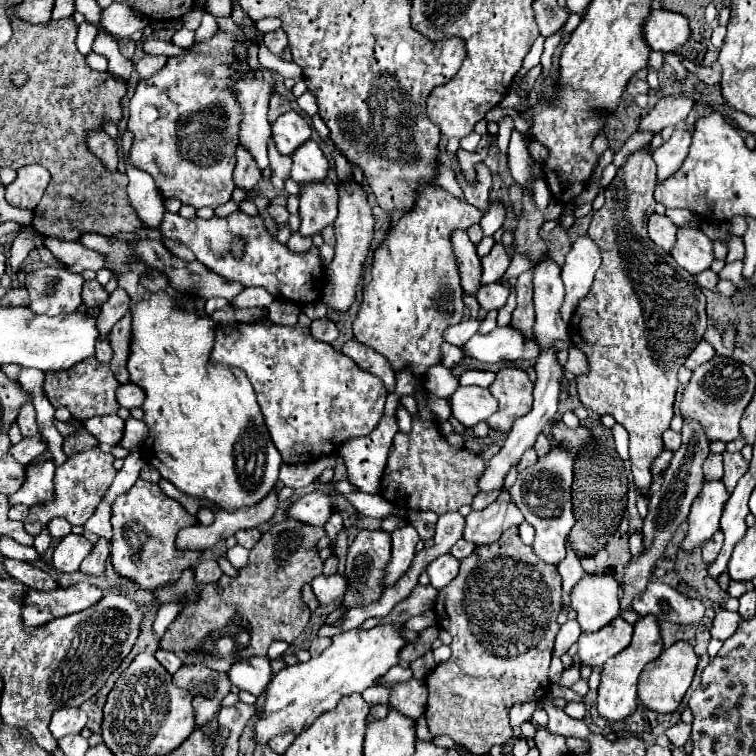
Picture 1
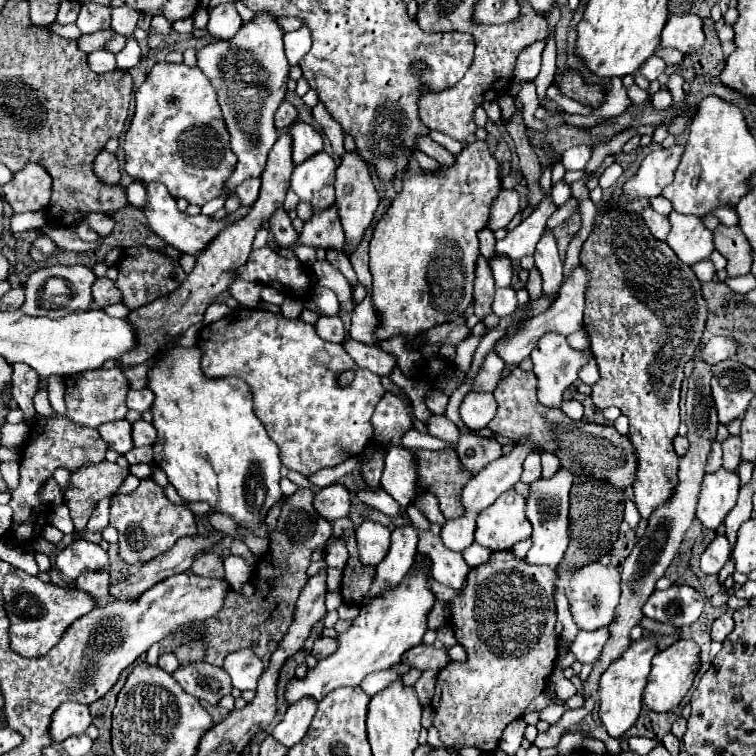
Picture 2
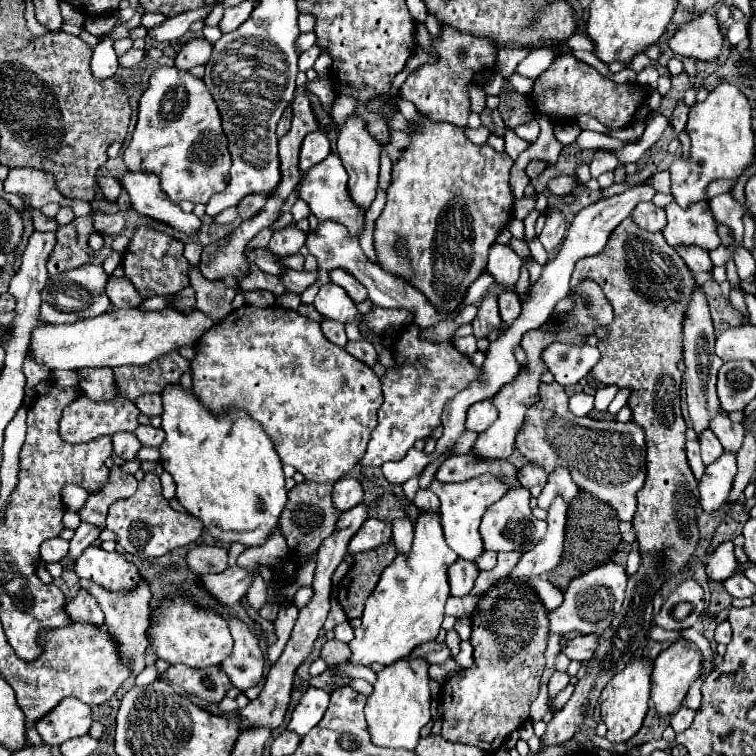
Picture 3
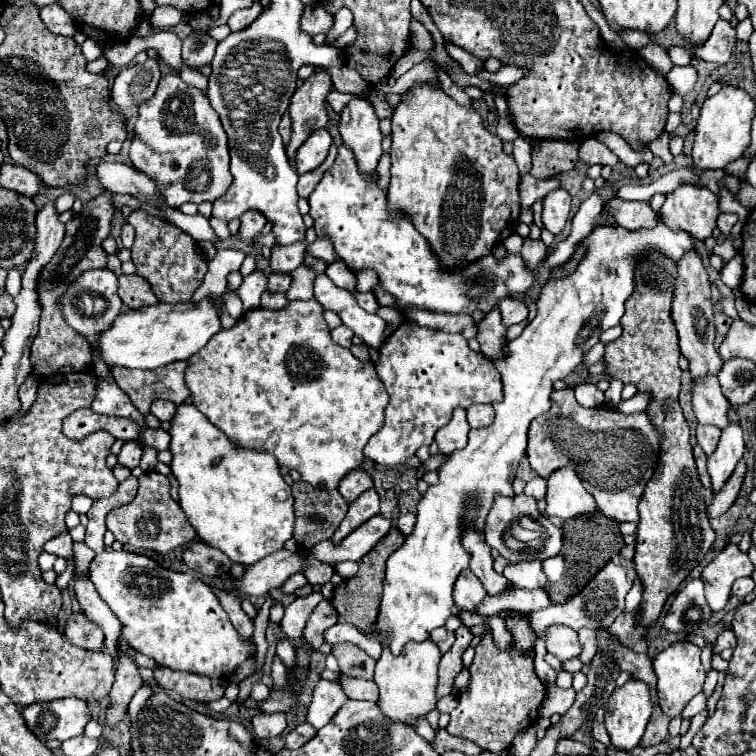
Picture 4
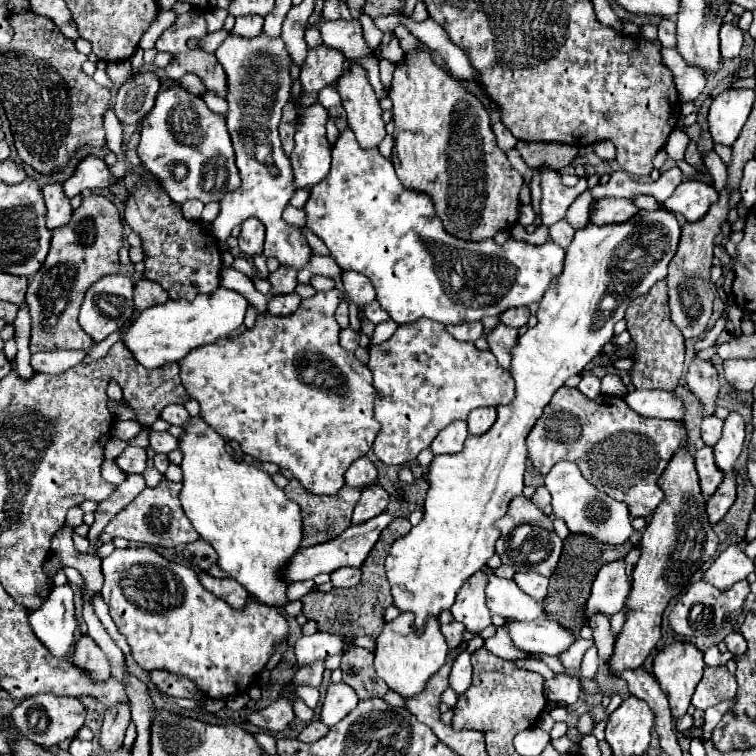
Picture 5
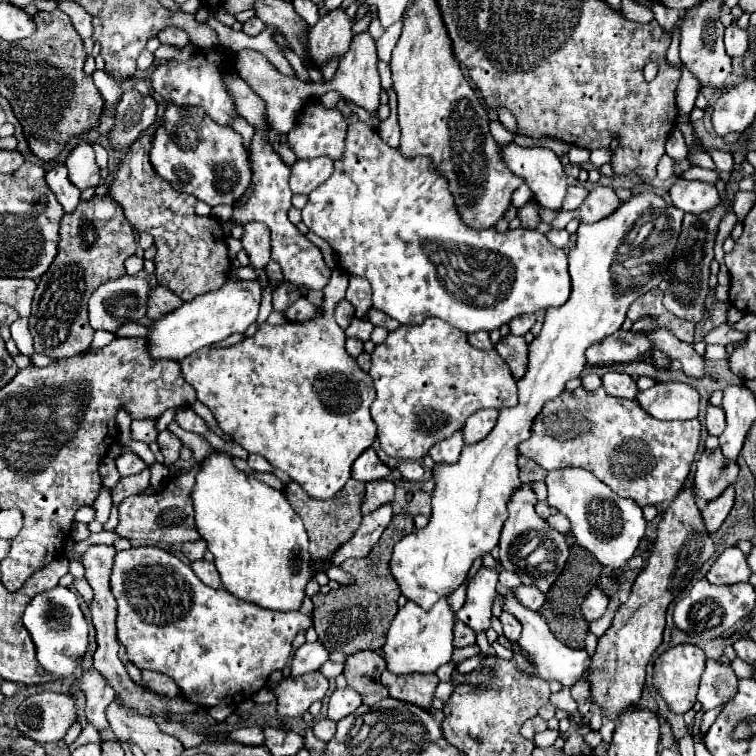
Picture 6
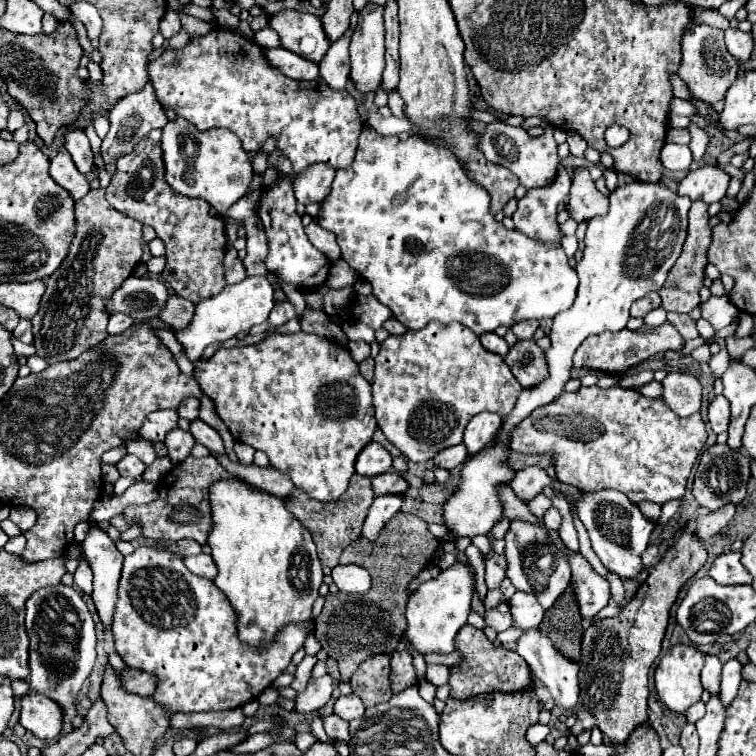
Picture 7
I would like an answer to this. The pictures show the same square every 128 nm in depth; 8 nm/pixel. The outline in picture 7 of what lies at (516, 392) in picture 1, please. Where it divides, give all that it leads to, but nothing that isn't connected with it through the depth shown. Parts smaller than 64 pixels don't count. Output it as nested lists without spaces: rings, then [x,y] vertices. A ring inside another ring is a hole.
[[[580,386],[580,390],[564,392],[556,402],[534,410],[520,426],[512,430],[510,448],[522,454],[552,452],[556,478],[580,490],[618,490],[626,494],[632,504],[648,500],[662,506],[668,500],[684,496],[690,470],[706,438],[708,432],[698,412],[688,418],[680,418],[662,398],[646,398],[638,390],[624,390],[620,386],[612,386],[608,390],[602,390],[598,386]]]

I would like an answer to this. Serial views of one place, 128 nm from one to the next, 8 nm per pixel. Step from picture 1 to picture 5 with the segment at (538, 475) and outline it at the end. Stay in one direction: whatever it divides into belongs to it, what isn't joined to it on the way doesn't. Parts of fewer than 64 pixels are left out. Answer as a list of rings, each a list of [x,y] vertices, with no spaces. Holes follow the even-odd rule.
[[[518,572],[514,576],[514,582],[520,586],[520,590],[528,596],[532,596],[536,602],[542,602],[548,590],[548,578],[536,576],[536,572]]]

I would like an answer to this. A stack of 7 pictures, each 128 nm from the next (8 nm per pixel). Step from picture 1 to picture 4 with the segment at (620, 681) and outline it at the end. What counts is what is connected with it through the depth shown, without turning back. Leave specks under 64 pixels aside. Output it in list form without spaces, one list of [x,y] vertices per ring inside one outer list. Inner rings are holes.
[[[628,680],[620,690],[614,690],[606,706],[606,730],[610,742],[618,750],[632,750],[640,744],[646,724],[652,714],[648,686],[640,680]]]

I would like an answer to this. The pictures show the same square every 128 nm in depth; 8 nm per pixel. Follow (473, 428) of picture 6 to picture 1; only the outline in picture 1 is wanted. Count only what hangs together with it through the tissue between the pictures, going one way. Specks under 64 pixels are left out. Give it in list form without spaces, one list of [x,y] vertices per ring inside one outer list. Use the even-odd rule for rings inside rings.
[[[458,386],[452,394],[452,416],[466,428],[474,428],[478,422],[488,420],[498,410],[498,400],[488,388]]]

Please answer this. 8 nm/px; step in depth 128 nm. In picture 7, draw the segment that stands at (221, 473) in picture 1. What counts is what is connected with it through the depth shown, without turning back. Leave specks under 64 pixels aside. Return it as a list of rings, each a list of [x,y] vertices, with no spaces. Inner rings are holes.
[[[236,478],[212,484],[210,504],[214,530],[208,536],[208,544],[212,548],[212,558],[218,566],[218,576],[214,578],[214,582],[234,608],[238,640],[246,646],[270,648],[276,634],[284,626],[314,622],[312,606],[318,598],[318,588],[324,582],[322,564],[310,532],[286,510],[284,502],[268,492],[252,492],[244,480]]]

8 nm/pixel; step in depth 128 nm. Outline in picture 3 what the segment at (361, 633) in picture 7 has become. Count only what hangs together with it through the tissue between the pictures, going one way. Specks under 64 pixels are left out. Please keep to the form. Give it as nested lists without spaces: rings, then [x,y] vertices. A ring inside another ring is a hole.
[[[392,540],[374,550],[354,554],[354,564],[350,566],[344,580],[338,584],[338,602],[348,620],[362,618],[368,596],[376,588],[382,570],[394,558],[396,558],[396,546]]]

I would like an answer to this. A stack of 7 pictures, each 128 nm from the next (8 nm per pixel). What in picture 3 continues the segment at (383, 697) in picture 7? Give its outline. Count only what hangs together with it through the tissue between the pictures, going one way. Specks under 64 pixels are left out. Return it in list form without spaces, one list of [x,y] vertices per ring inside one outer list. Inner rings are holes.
[[[328,640],[322,648],[322,654],[320,658],[326,662],[326,664],[342,664],[344,660],[348,662],[352,656],[350,652],[350,646],[340,642],[340,640]]]

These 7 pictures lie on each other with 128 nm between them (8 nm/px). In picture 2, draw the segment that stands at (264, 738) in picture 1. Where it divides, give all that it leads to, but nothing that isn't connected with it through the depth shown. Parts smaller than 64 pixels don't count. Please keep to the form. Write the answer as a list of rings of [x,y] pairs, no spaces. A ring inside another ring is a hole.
[[[424,556],[412,566],[412,570],[398,586],[386,588],[370,604],[366,604],[366,608],[360,608],[360,616],[352,622],[348,632],[338,636],[338,650],[332,656],[320,660],[314,670],[308,670],[304,680],[294,678],[288,684],[288,704],[294,704],[304,696],[322,700],[338,686],[358,686],[366,674],[398,664],[406,650],[422,644],[422,638],[428,632],[428,616],[436,604],[436,596],[430,590],[430,580],[432,560]]]

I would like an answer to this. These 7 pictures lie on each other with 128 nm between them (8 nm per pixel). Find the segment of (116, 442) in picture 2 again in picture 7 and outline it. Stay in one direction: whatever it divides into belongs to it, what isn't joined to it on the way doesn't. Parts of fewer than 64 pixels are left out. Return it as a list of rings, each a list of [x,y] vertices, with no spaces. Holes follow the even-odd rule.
[[[132,454],[124,456],[124,458],[116,464],[116,468],[118,468],[120,476],[132,478],[132,480],[138,480],[138,478],[144,474],[144,470],[146,470],[146,466],[142,464],[142,460],[136,458],[136,456],[132,456]]]

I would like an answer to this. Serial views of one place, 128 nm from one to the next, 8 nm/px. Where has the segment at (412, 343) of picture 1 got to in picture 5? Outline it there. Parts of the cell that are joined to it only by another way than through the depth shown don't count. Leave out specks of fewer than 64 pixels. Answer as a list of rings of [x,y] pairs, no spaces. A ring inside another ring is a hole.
[[[416,48],[404,54],[404,62],[396,64],[390,100],[394,104],[392,112],[396,122],[392,152],[396,174],[406,188],[430,192],[436,210],[440,212],[440,220],[444,220],[444,226],[448,232],[452,232],[452,236],[460,236],[462,240],[486,240],[494,238],[496,232],[508,230],[512,224],[516,224],[520,210],[518,194],[524,180],[510,166],[506,152],[496,146],[488,110],[472,92],[462,86],[460,80],[440,68],[426,50]]]

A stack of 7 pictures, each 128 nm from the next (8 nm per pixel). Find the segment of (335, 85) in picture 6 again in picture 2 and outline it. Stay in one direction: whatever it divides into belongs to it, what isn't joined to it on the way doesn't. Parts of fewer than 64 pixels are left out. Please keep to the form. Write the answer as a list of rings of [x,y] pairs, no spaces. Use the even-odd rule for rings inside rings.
[[[344,150],[342,158],[340,158],[340,166],[336,170],[336,204],[338,204],[338,214],[344,226],[344,232],[348,236],[348,244],[354,250],[358,246],[358,242],[364,236],[364,230],[370,226],[374,212],[378,208],[378,192],[376,186],[372,182],[372,174],[370,174],[370,166],[368,162],[356,152],[348,152]]]

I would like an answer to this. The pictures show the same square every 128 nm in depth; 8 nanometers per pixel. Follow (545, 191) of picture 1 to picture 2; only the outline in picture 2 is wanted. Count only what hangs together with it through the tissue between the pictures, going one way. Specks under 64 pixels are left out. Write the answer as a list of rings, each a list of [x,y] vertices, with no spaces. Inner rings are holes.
[[[544,196],[544,200],[528,218],[524,218],[514,230],[510,230],[504,240],[496,242],[496,254],[504,254],[512,258],[514,264],[518,264],[520,258],[524,256],[532,256],[536,242],[546,230],[546,220],[554,210],[556,210],[556,204],[552,202],[552,198]]]

